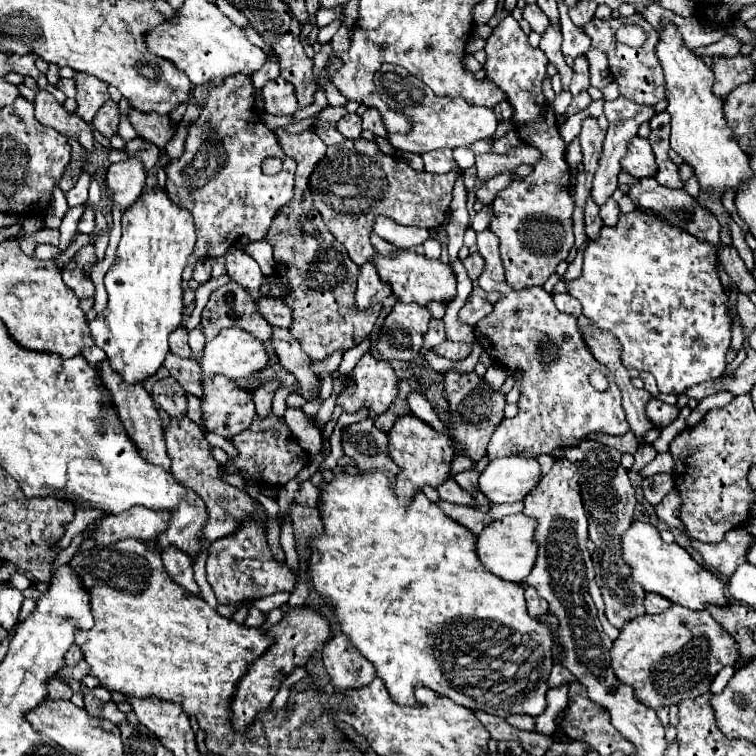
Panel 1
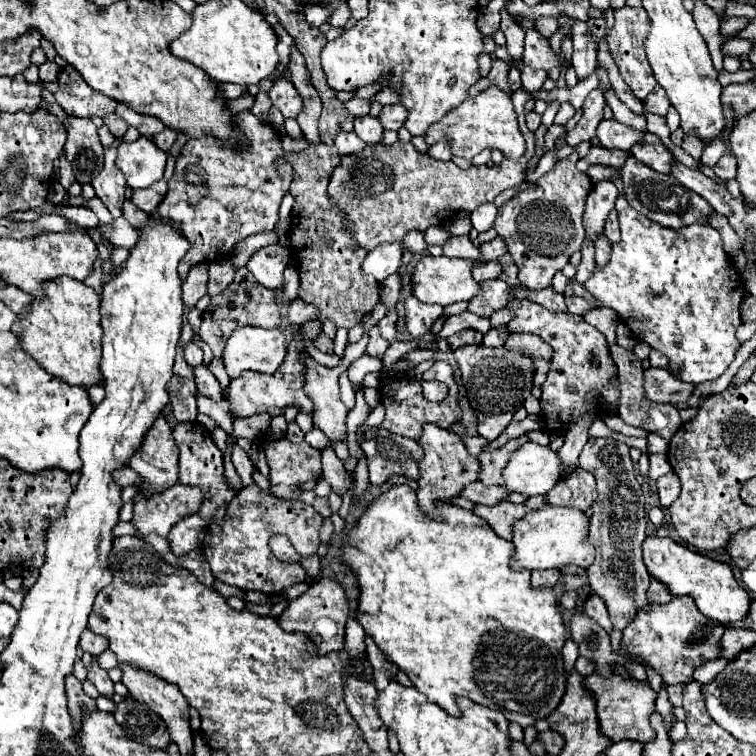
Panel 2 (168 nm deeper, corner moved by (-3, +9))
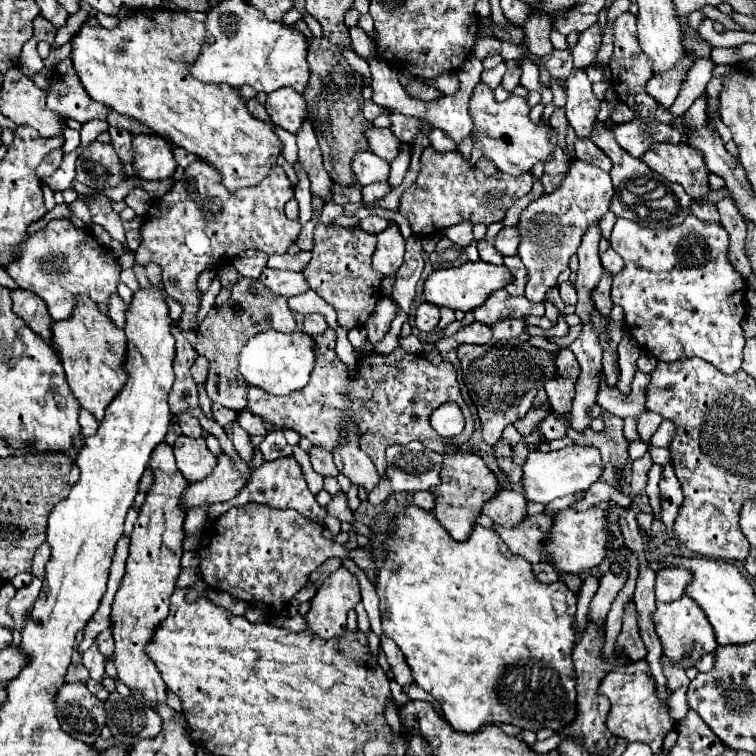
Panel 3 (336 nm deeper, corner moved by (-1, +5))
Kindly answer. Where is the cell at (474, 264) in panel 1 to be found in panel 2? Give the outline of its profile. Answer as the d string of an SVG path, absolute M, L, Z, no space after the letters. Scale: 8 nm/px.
M494 238L490 242L480 244L478 250L484 260L498 260L502 254L506 254L506 244L502 242L502 238Z

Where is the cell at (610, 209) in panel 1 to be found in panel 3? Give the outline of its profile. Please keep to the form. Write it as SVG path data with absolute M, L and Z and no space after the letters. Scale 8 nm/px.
M606 238L600 240L600 260L602 260L602 266L608 274L618 274L624 268L622 258L612 250L612 246Z

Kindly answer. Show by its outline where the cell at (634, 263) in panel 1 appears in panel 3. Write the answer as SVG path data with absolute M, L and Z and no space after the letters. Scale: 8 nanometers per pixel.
M690 214L686 218L686 222L682 222L680 226L674 226L674 228L644 228L644 226L636 226L634 222L630 220L624 220L624 218L618 218L616 220L616 226L612 230L612 236L610 236L610 244L614 250L618 250L618 254L624 258L624 270L620 274L614 276L614 282L612 282L612 302L614 304L620 304L624 308L624 320L626 320L626 326L630 330L640 330L640 334L632 334L636 338L636 342L640 344L642 350L654 354L658 360L662 362L676 362L680 358L690 358L690 356L698 356L706 362L710 362L712 366L716 366L720 372L724 374L734 374L736 370L740 370L740 364L742 364L742 348L746 344L746 338L742 334L742 320L746 316L746 308L744 308L744 294L746 294L746 284L744 284L744 278L742 274L732 266L732 262L728 260L728 246L730 246L730 236L728 232L722 228L722 224L714 224L714 222L700 222L694 214Z

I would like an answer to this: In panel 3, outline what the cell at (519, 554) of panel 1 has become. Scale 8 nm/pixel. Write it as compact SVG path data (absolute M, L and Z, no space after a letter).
M568 508L560 512L546 538L546 550L552 554L556 568L570 574L590 572L598 564L602 564L608 548L610 548L610 530L606 510L602 508L590 508L586 512L574 512L572 508Z

